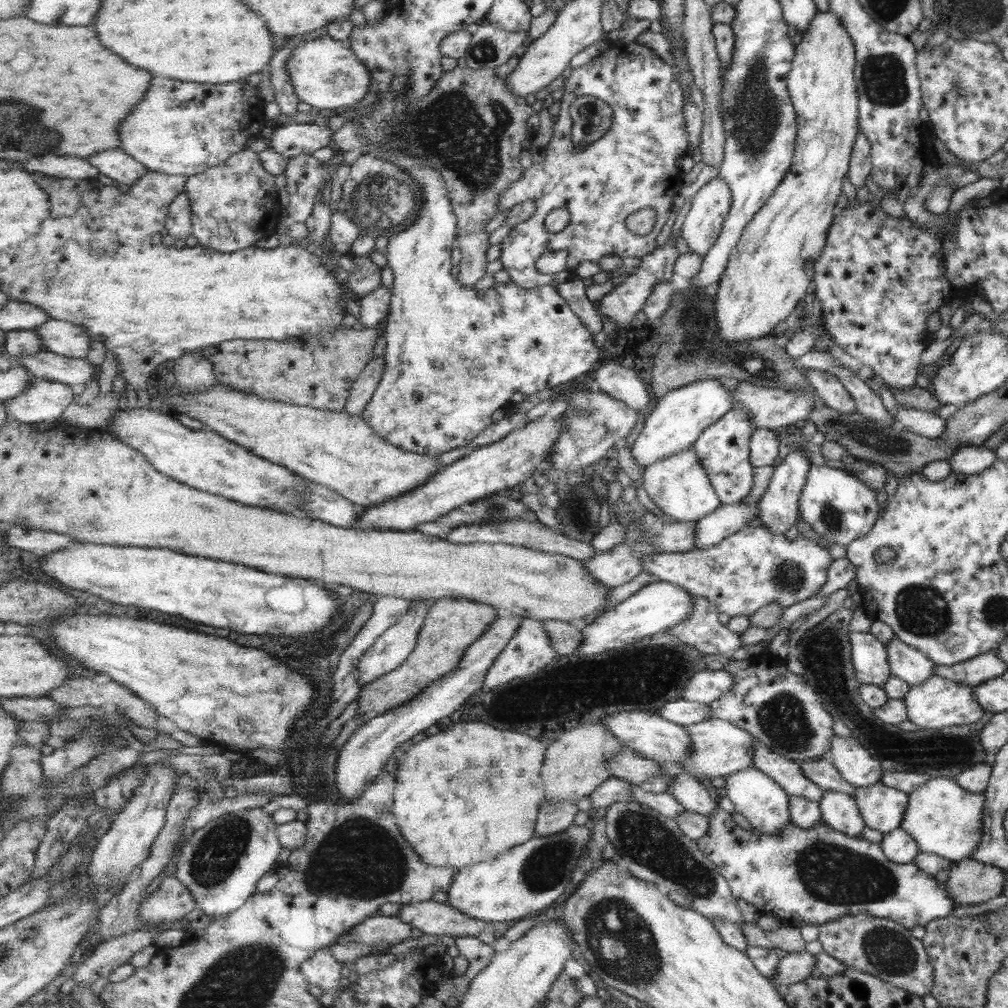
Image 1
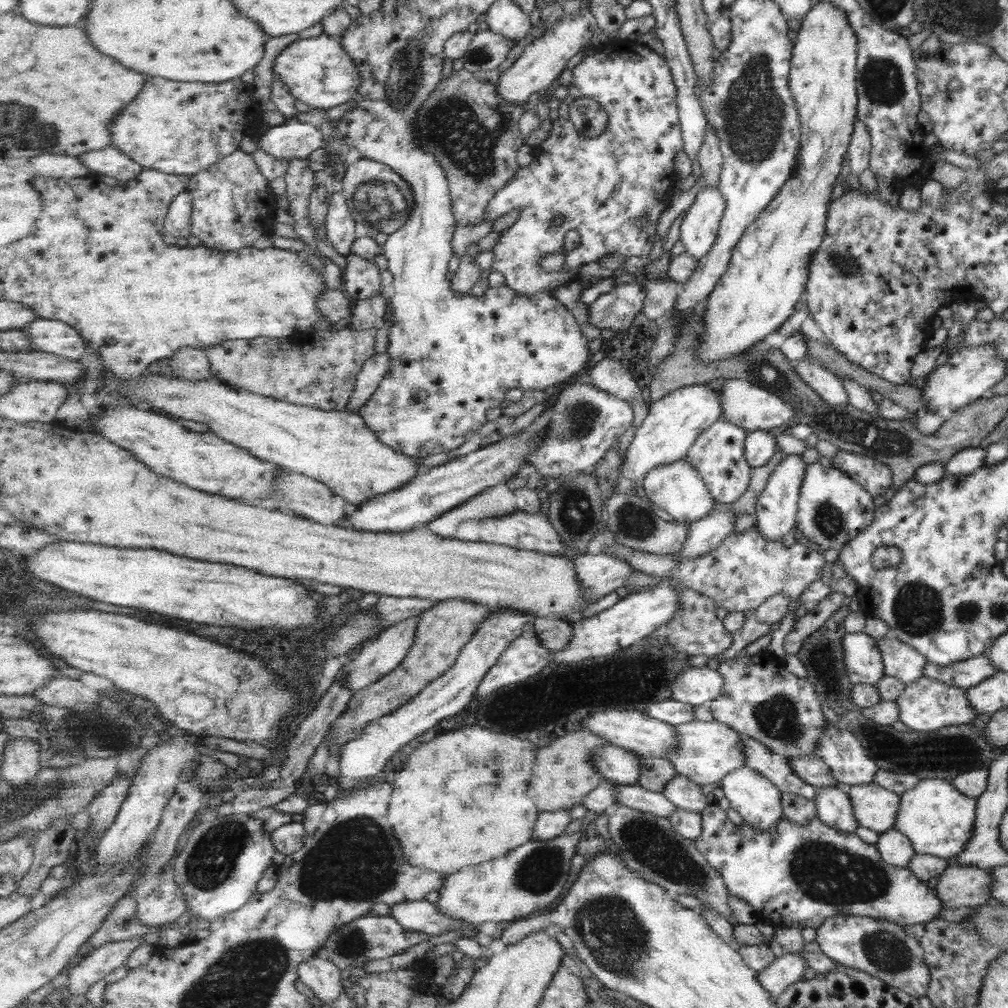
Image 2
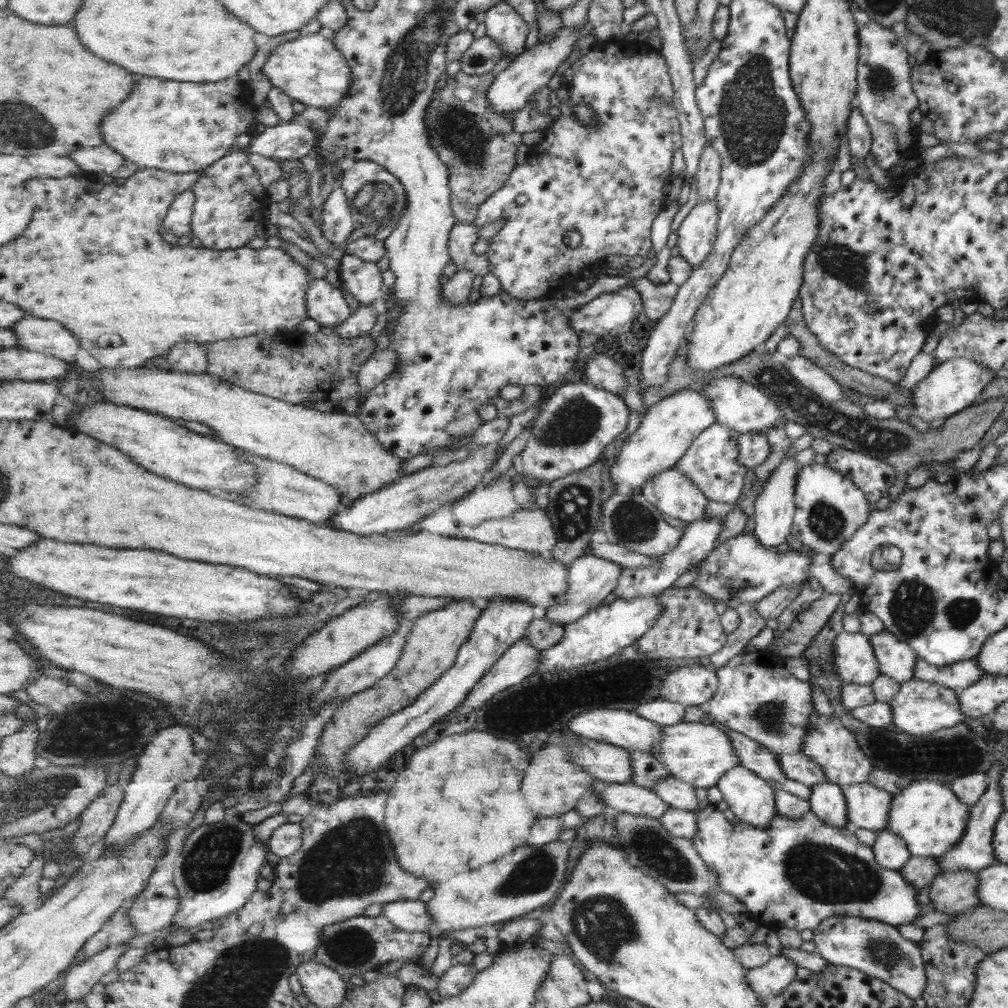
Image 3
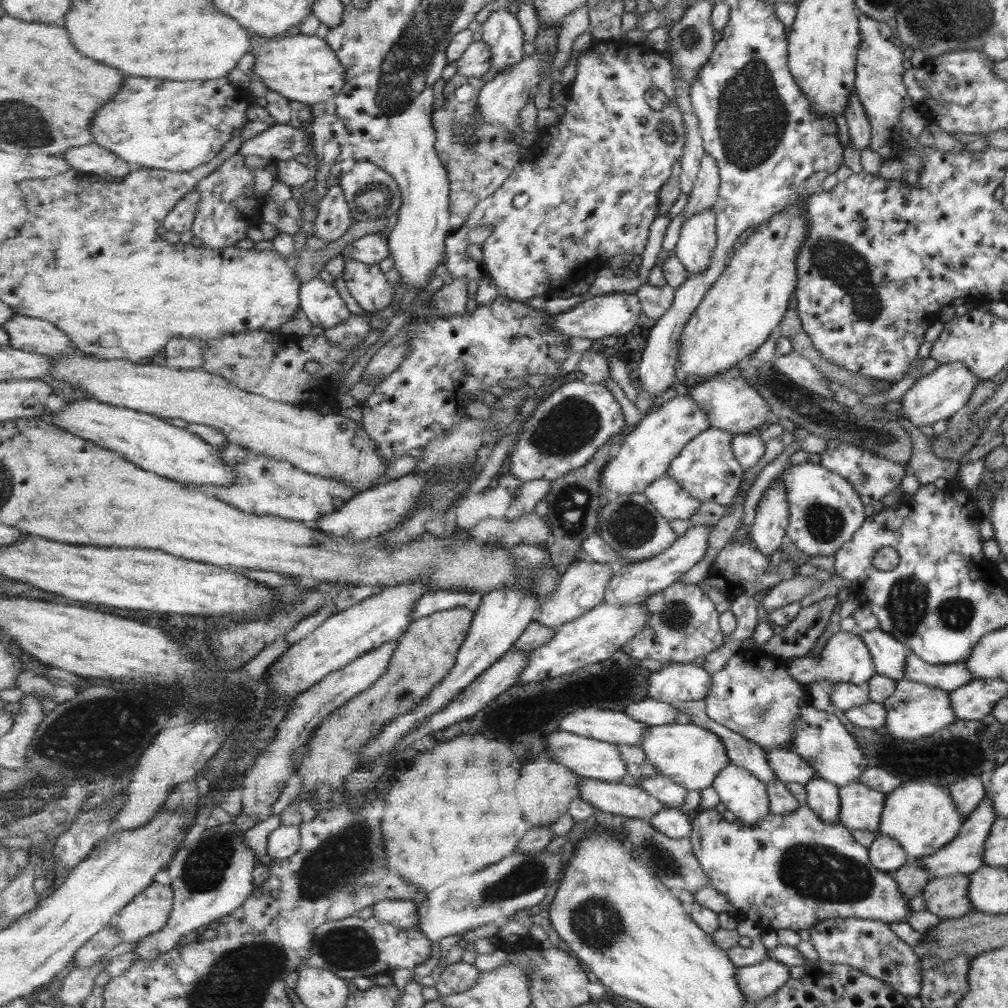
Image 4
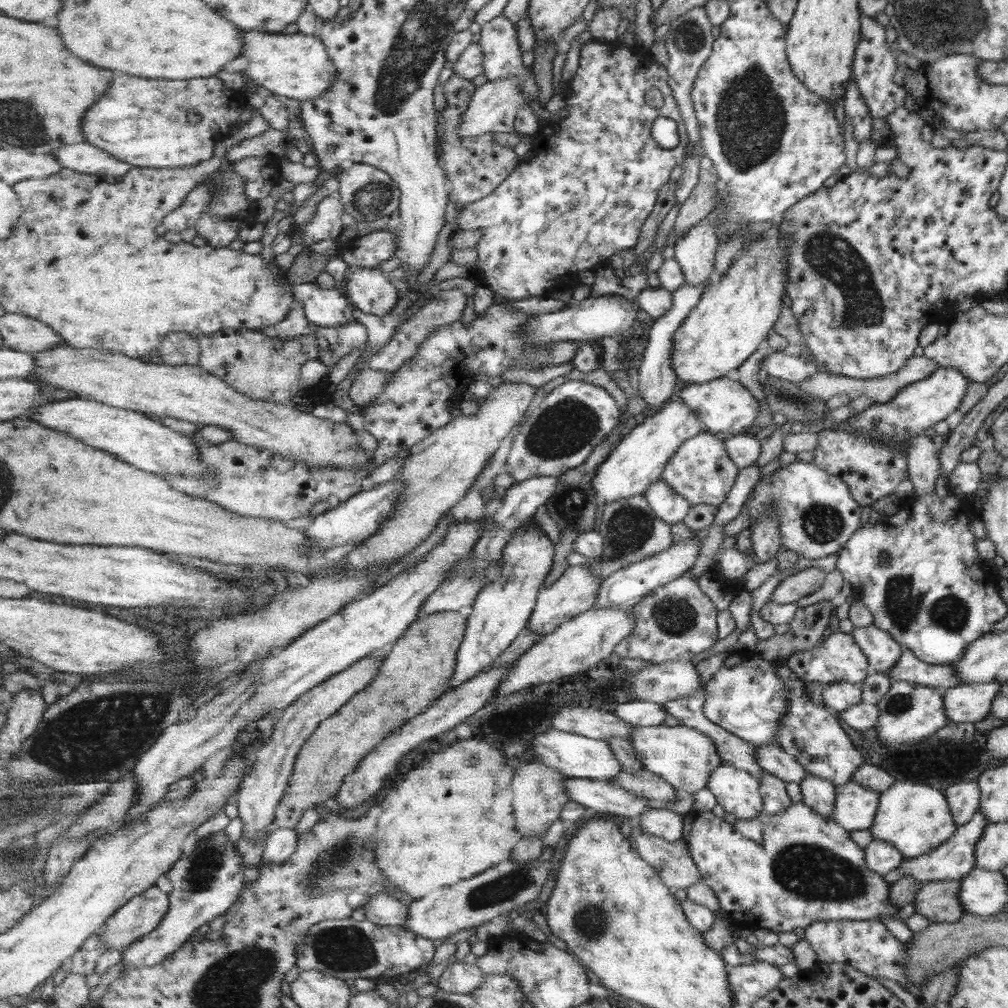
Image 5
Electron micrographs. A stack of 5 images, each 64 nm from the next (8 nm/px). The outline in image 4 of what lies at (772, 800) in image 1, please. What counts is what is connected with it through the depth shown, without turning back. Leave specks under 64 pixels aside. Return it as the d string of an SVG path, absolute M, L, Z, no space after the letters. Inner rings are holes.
M729 764L711 785L719 802L734 814L735 820L753 824L768 813L766 785L747 769Z

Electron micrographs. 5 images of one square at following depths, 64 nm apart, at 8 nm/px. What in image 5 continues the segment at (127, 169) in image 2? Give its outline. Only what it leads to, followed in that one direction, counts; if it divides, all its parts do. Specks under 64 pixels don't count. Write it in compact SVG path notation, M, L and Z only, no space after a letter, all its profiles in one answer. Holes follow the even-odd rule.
M89 142L55 148L53 155L64 168L102 177L122 177L134 167Z

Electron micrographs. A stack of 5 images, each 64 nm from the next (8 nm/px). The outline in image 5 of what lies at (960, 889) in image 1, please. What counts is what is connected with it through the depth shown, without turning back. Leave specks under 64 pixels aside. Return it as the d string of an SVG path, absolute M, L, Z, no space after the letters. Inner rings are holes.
M939 880L921 885L914 896L914 912L931 923L953 922L965 913L957 898L958 880Z

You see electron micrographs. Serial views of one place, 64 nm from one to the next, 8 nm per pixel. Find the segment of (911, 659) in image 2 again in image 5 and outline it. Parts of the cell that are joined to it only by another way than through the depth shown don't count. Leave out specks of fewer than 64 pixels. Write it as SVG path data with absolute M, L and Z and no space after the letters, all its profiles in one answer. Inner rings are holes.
M872 625L855 627L850 634L865 655L869 668L888 676L890 668L897 662L904 648L891 639L889 634Z

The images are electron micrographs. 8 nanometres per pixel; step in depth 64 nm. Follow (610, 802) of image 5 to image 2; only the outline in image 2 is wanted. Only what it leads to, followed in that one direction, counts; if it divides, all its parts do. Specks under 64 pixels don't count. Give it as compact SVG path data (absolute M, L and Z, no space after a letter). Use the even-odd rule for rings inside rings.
M619 785L616 790L617 805L623 804L636 808L639 812L650 812L655 816L668 817L679 809L675 803L665 796L664 792L652 791L637 785Z

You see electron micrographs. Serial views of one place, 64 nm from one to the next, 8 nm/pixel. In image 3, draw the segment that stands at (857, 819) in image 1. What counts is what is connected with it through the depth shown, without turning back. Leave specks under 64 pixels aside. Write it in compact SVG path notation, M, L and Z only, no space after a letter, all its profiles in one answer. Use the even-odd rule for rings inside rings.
M820 782L810 786L807 798L810 811L825 824L837 828L850 828L846 819L846 806L842 789L830 782Z

